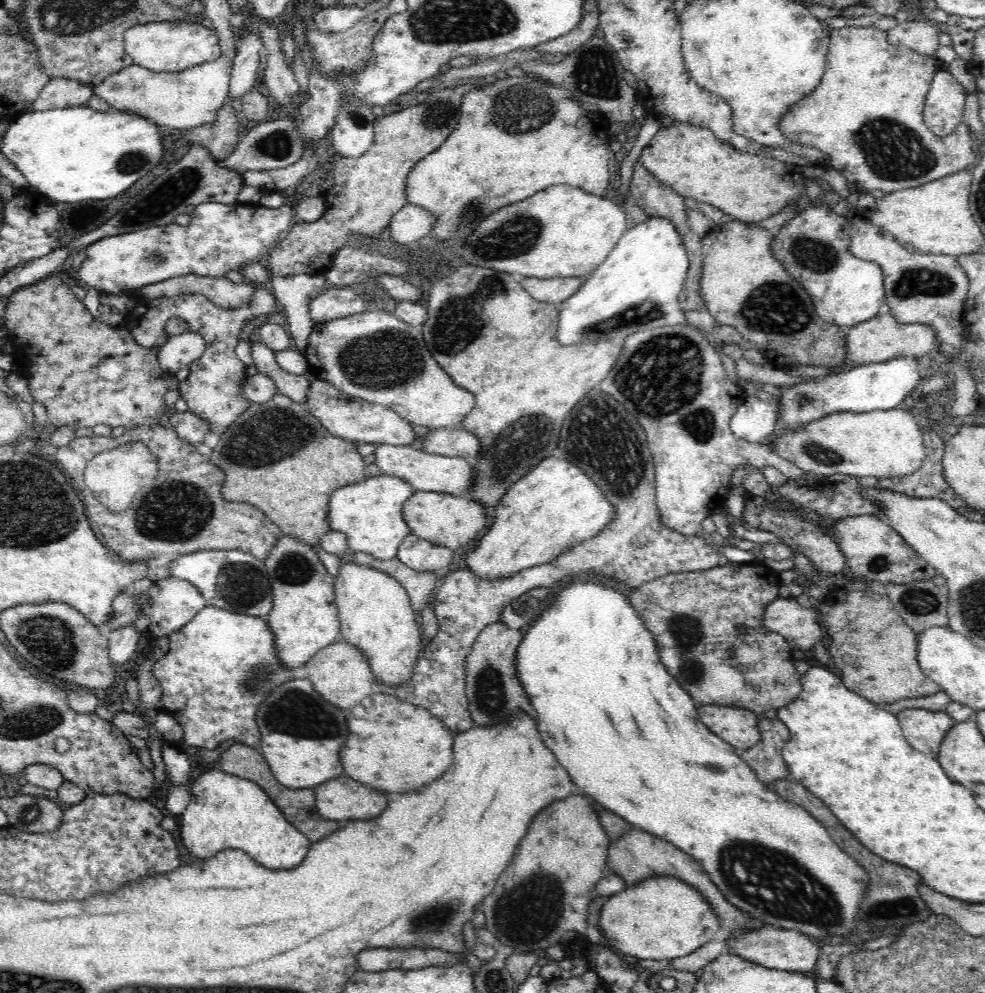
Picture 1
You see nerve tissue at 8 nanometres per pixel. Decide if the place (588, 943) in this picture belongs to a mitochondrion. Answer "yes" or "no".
no

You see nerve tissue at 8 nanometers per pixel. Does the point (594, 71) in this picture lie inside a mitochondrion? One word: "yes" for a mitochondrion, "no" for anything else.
yes

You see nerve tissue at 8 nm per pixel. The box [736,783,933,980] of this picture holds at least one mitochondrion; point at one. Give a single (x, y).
(898, 904)

